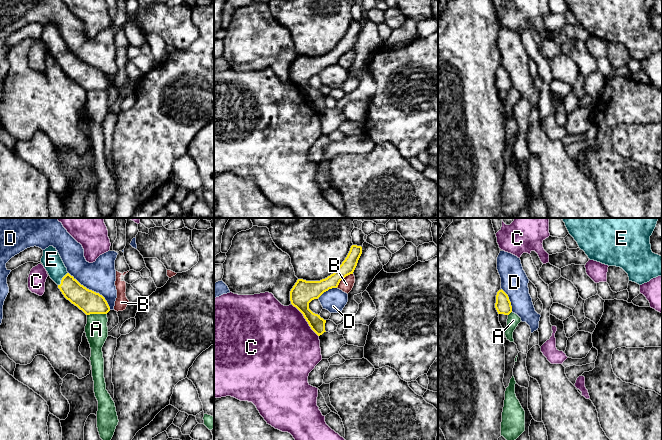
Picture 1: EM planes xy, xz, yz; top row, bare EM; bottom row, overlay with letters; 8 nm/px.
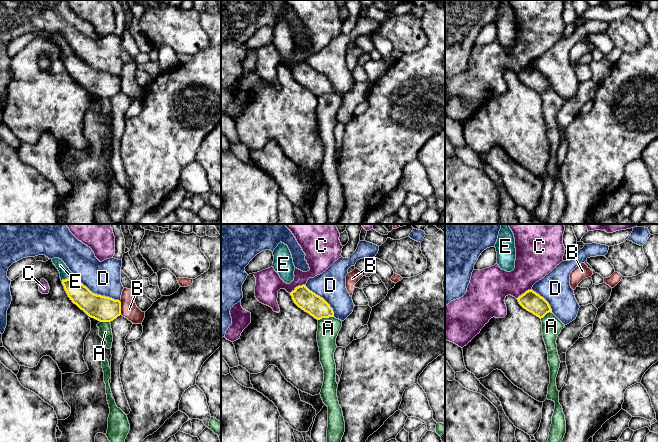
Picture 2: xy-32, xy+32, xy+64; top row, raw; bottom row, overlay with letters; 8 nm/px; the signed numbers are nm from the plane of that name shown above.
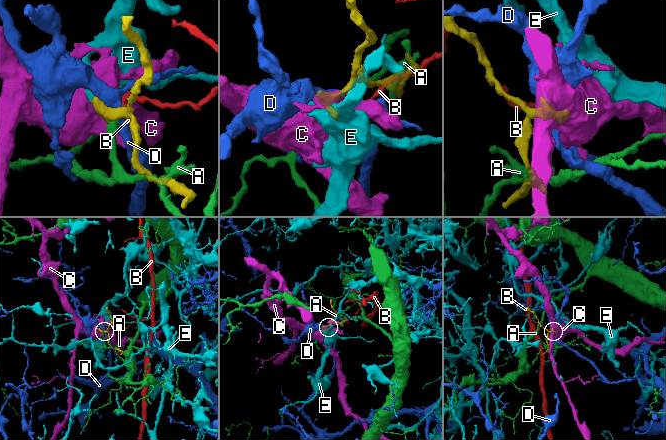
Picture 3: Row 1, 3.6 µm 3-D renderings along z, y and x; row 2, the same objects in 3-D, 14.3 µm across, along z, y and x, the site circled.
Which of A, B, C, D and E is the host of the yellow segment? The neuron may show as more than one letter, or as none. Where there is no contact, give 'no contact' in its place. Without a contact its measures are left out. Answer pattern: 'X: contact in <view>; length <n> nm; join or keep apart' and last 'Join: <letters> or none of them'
A: contact in xy; length 160 nm; keep apart
B: contact in xz; length 180 nm; keep apart
C: contact in xz; length 340 nm; keep apart
D: contact in xy; length 460 nm; keep apart
E: contact in xy; length 130 nm; join
Join: E

